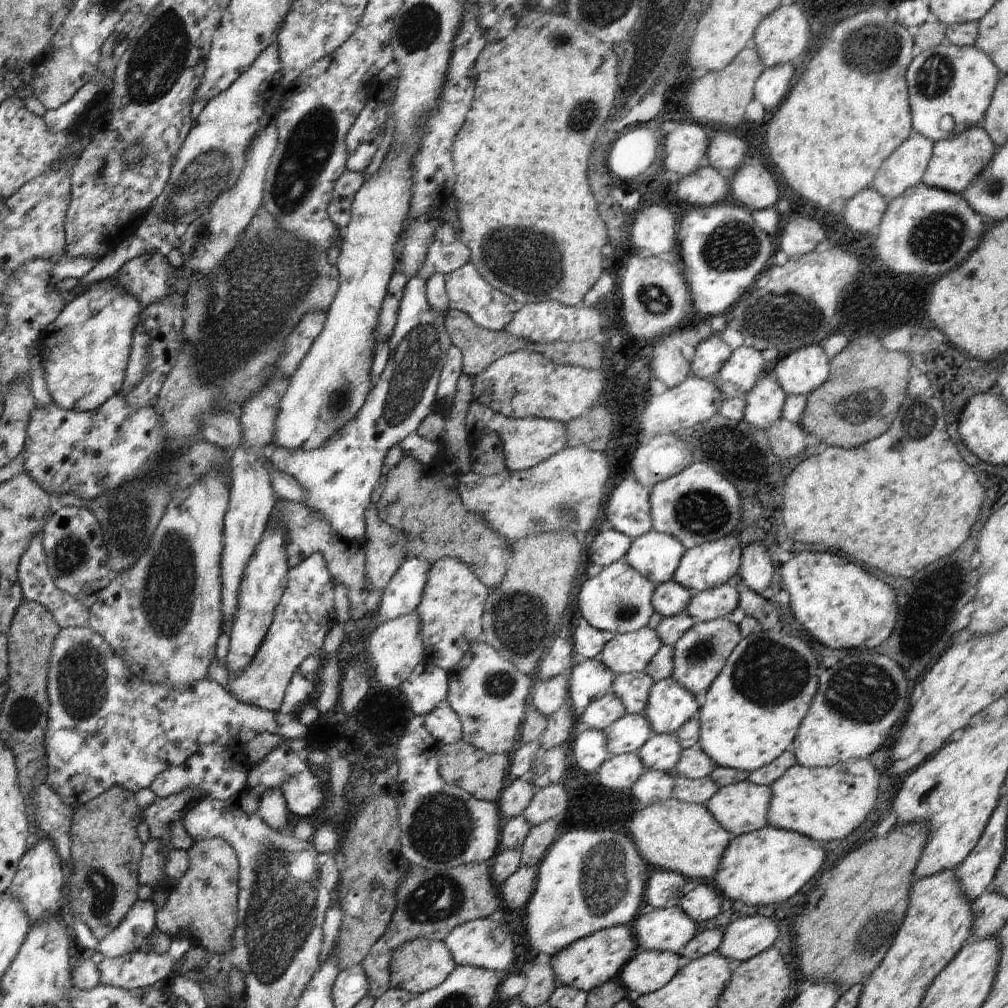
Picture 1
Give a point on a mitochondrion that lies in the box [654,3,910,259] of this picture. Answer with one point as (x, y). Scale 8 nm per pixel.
(865, 56)

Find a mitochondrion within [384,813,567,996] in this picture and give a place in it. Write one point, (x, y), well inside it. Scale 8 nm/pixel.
(442, 896)

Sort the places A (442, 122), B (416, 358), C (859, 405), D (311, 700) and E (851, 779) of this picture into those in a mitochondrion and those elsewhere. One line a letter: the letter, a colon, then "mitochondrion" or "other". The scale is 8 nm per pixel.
A: other
B: mitochondrion
C: mitochondrion
D: other
E: other

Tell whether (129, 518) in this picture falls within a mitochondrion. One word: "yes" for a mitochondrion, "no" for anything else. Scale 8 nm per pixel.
yes

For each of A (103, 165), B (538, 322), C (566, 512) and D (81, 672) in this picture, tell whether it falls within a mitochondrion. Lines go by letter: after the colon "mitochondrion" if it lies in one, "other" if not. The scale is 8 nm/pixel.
A: mitochondrion
B: other
C: mitochondrion
D: mitochondrion

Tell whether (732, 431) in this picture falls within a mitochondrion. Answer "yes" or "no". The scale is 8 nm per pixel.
no

